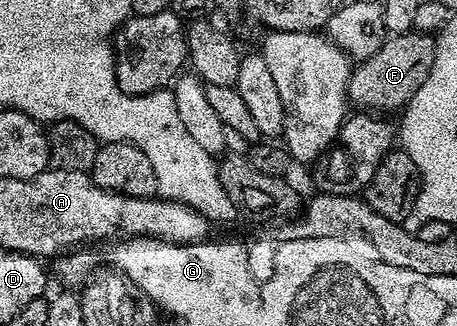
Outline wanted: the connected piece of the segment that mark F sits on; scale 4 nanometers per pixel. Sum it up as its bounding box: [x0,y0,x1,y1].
[348,32,436,112]

